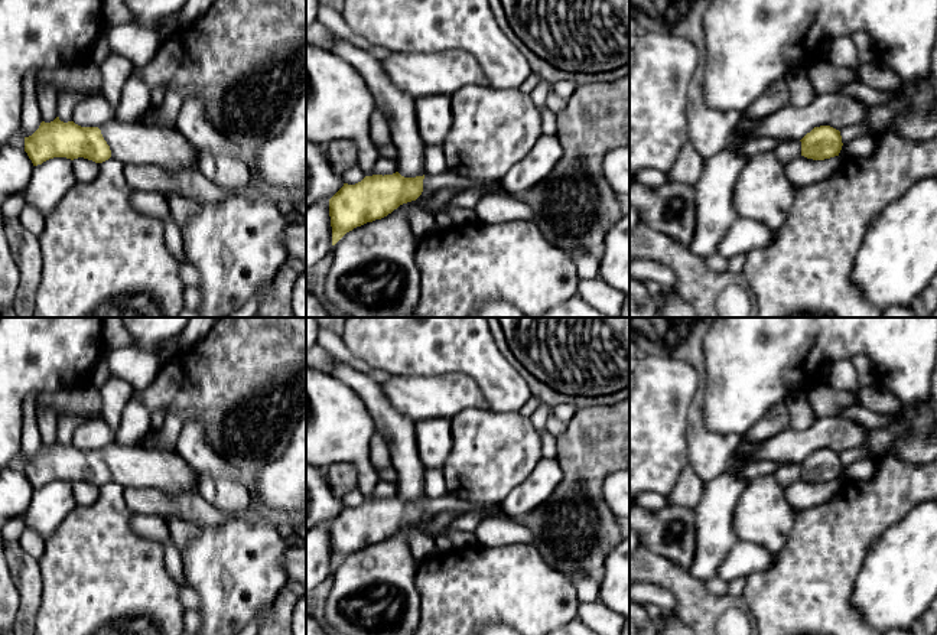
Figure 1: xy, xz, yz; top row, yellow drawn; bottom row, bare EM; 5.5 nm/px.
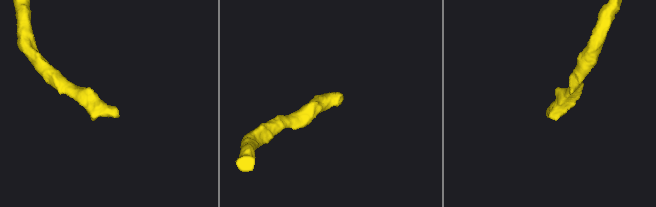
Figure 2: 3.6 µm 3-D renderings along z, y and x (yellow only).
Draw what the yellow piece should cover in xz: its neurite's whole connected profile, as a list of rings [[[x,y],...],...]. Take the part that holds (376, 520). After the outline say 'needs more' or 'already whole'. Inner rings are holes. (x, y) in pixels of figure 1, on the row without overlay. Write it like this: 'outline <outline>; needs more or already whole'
outline [[[450,494],[416,501],[404,501],[396,495],[384,499],[365,499],[355,508],[344,507],[329,522],[332,569],[354,551],[384,541],[420,518],[435,520],[443,512],[450,512],[458,518],[475,511],[484,511],[485,518],[492,517],[521,524],[521,517],[507,515],[501,504],[468,502]]]; needs more

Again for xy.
outline [[[56,440],[51,446],[42,444],[39,452],[29,460],[25,460],[25,475],[33,489],[53,481],[78,482],[84,481],[95,486],[103,486],[110,481],[123,488],[159,489],[165,494],[189,492],[198,486],[199,475],[191,468],[178,452],[159,452],[141,446],[126,447],[111,443],[98,450],[81,450],[74,444],[64,446]]]; needs more

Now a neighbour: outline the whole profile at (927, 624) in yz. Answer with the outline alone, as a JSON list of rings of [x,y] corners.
[[[937,597],[911,629],[914,635],[934,635],[937,632]]]

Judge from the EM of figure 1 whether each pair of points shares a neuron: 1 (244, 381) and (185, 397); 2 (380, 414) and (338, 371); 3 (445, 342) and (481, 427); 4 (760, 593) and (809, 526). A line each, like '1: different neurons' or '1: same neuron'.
1: same neuron
2: same neuron
3: different neurons
4: same neuron

